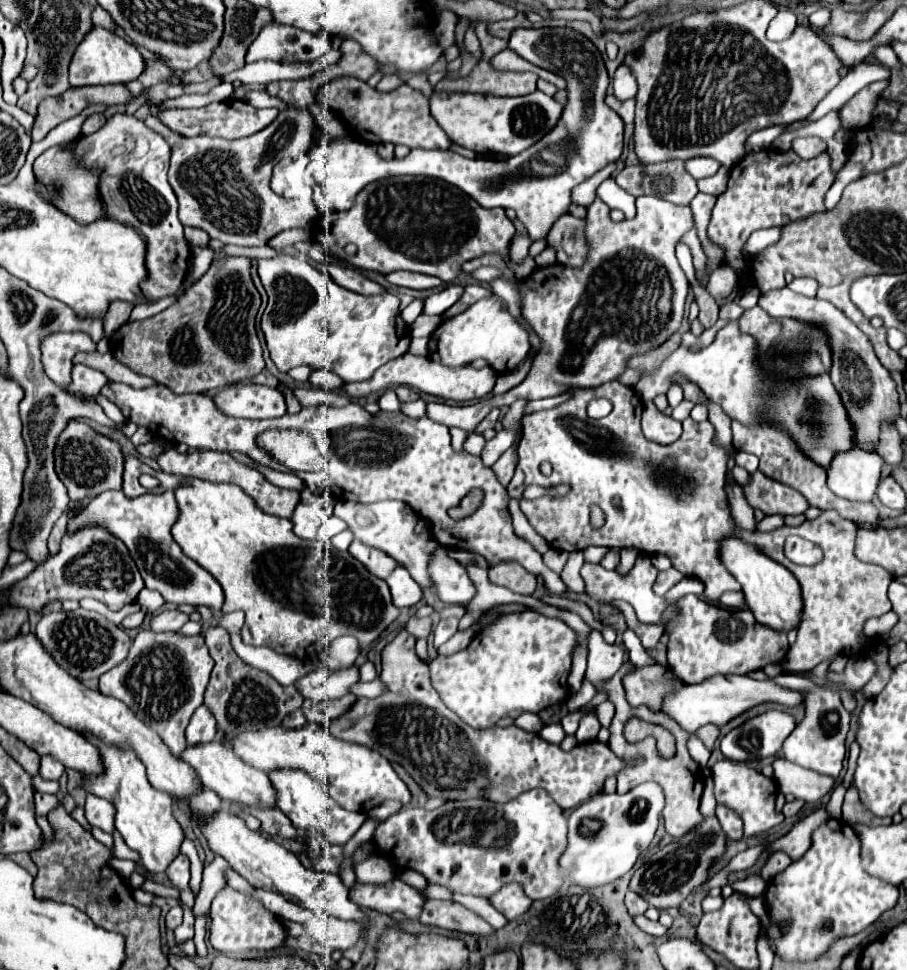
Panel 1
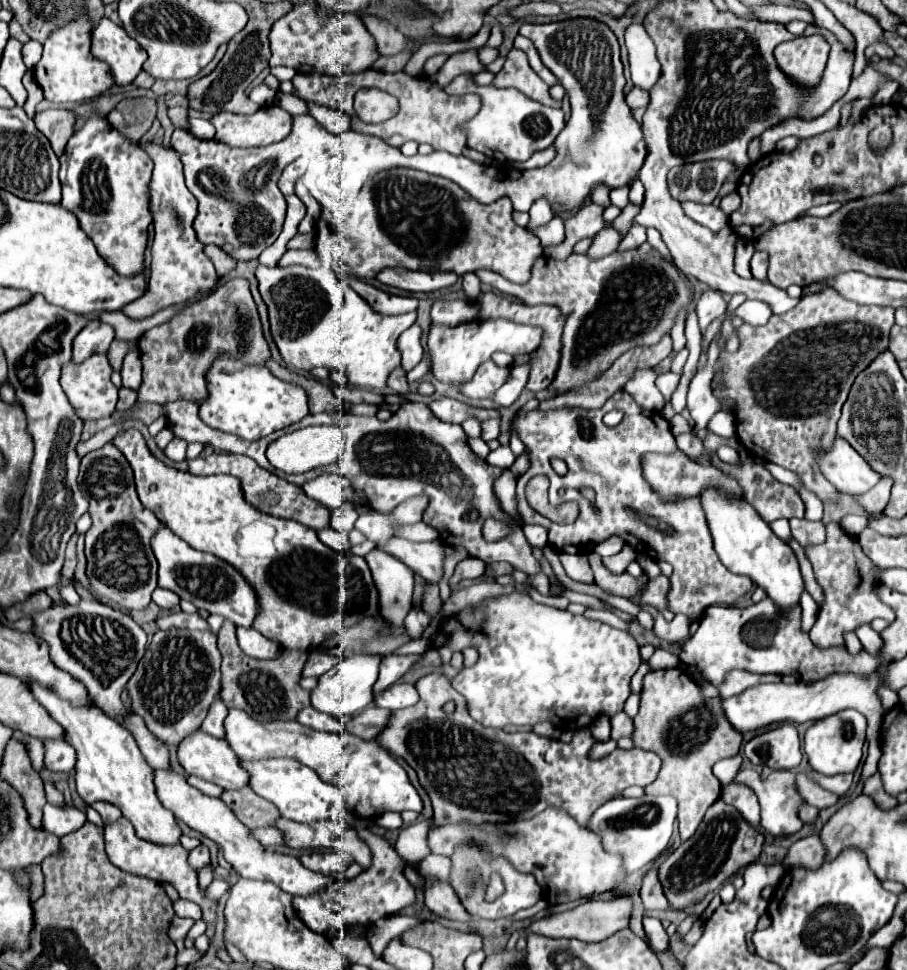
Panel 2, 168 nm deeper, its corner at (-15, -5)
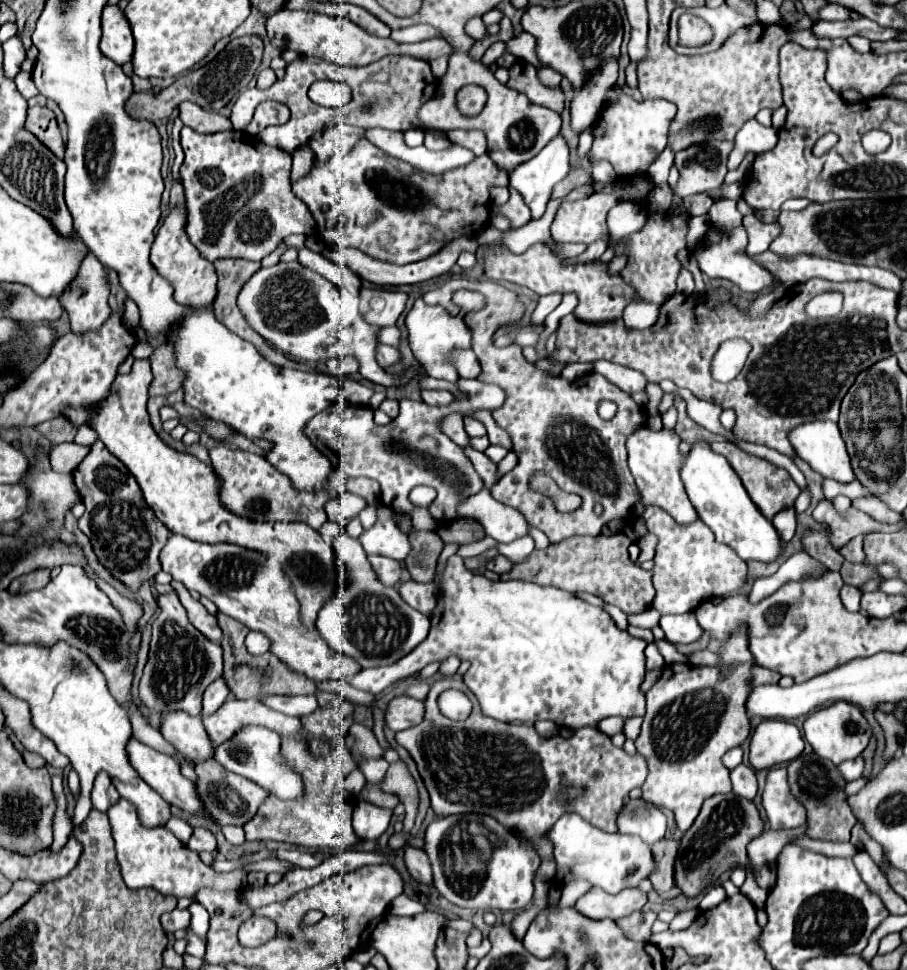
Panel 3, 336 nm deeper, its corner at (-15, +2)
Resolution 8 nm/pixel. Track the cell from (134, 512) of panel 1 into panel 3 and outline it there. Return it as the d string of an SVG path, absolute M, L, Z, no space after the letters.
M170 535L166 547L160 553L160 563L162 569L166 573L170 573L176 581L182 581L186 589L190 591L198 591L200 595L208 597L210 601L214 601L214 605L218 607L218 611L238 619L240 623L244 623L250 629L256 629L260 633L264 633L270 641L270 653L274 653L280 661L288 663L288 667L292 667L292 671L312 679L314 683L322 683L328 679L338 679L338 681L348 681L352 675L356 675L356 671L360 671L362 667L352 659L346 657L340 651L332 651L328 647L328 643L324 643L324 639L320 639L320 633L316 631L316 627L306 627L300 621L300 603L292 591L292 583L288 583L288 577L284 575L282 569L276 569L270 565L270 559L264 553L234 545L234 543L200 543L200 541L192 541L184 535Z

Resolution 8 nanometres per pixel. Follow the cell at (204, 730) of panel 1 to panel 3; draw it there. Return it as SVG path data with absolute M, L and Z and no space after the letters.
M218 677L216 681L212 681L206 687L206 691L204 691L204 709L202 709L202 715L212 715L226 701L228 695L230 695L230 689L224 683L224 677Z

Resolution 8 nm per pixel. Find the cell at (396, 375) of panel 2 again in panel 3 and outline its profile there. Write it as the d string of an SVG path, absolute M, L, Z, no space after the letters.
M378 343L376 345L376 361L380 367L390 367L398 361L398 349L396 347L390 347L390 345L382 345Z

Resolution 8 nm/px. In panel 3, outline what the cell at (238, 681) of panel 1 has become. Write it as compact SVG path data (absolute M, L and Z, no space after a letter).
M218 613L216 621L224 633L220 641L220 647L224 649L224 679L236 699L252 699L252 697L260 699L264 695L312 695L316 691L316 685L310 679L290 671L280 659L276 659L276 655L270 653L264 653L260 657L250 655L244 645L248 627L240 625L236 619L224 613Z

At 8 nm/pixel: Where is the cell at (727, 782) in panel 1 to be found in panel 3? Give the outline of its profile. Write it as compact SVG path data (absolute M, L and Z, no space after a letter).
M784 767L770 769L766 777L762 805L770 829L796 829L806 823L804 807L790 795Z

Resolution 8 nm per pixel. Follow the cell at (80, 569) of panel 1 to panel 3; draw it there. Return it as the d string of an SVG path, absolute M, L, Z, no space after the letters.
M96 441L72 475L80 499L86 505L84 515L78 519L80 531L90 537L100 563L124 585L138 589L160 571L158 555L168 541L170 531L156 519L148 503L144 503L144 495L134 475L104 447L104 443Z

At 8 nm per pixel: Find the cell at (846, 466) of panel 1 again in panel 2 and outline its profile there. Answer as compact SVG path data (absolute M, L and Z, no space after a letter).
M836 438L832 448L818 458L822 474L844 494L860 496L866 494L882 476L844 440Z

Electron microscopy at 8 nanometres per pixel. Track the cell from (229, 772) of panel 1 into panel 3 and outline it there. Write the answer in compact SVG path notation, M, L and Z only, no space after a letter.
M166 711L160 717L158 731L188 759L206 761L214 755L214 747L200 717L192 717L184 711Z

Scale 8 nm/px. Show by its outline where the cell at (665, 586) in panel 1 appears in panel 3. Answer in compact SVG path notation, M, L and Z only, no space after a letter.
M624 533L610 537L570 537L556 545L548 545L546 549L534 549L526 561L516 563L508 573L500 575L500 579L522 579L538 585L552 585L572 593L594 593L606 603L620 607L626 615L636 615L650 609L654 599L654 585L652 573L632 563L628 555L630 543L632 539L628 539Z

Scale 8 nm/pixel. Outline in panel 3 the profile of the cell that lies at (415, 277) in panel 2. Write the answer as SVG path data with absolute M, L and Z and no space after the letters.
M458 237L458 239L454 239L452 243L448 243L446 247L442 247L438 253L434 253L432 257L426 257L426 259L422 259L422 261L408 263L408 265L392 265L392 263L384 263L384 261L372 259L372 257L368 257L366 253L362 253L360 249L354 249L354 247L336 247L336 245L334 245L330 259L332 259L334 263L346 267L348 271L354 271L358 277L362 277L362 279L366 279L366 281L370 281L370 283L376 283L376 285L412 285L412 283L428 281L428 279L434 279L434 277L438 277L438 275L448 273L462 251L476 253L476 249L478 249L478 241L476 241L476 239L472 239L472 237Z

